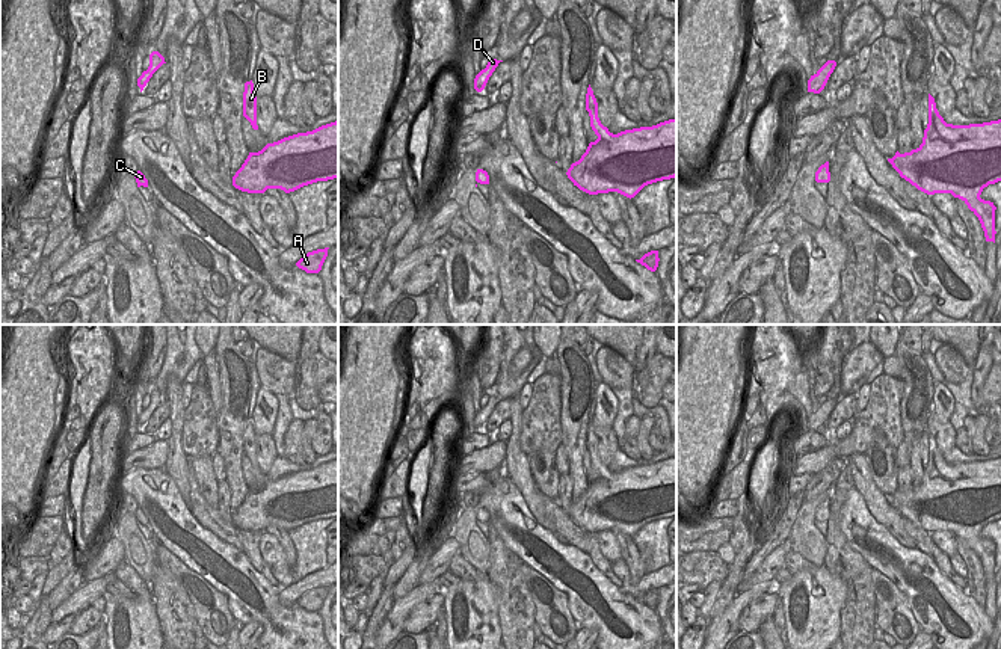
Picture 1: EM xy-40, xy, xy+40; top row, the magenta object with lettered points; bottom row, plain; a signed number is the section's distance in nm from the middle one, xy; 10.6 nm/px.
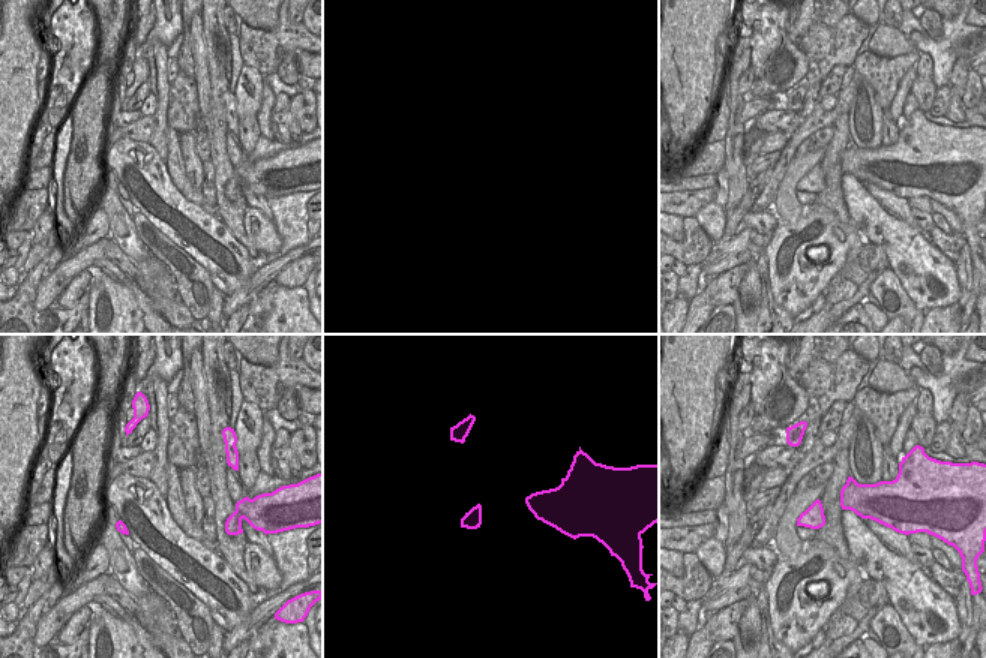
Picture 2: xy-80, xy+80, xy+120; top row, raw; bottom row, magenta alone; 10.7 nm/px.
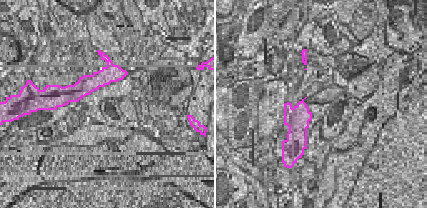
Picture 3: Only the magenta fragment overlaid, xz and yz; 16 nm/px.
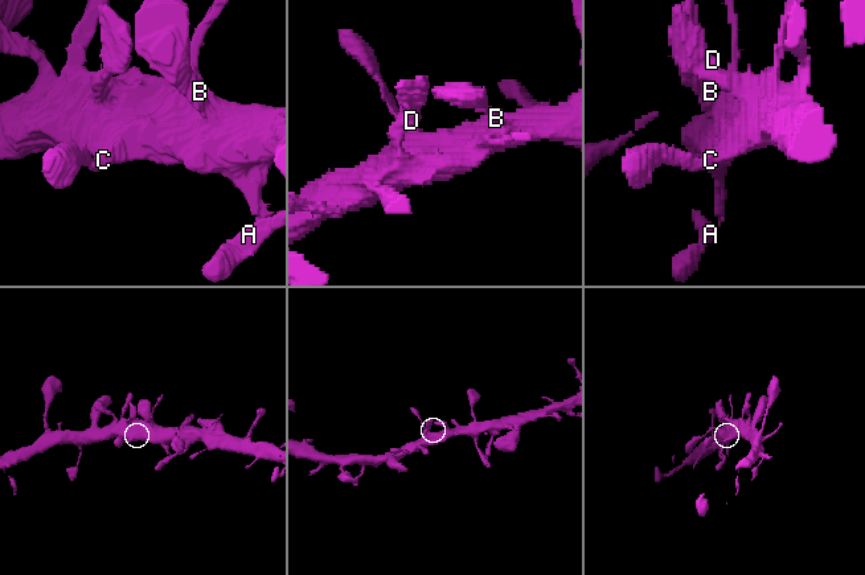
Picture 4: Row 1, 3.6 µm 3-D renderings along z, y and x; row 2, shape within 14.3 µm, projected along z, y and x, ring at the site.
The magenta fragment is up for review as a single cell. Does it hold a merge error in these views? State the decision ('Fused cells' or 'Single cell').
Single cell

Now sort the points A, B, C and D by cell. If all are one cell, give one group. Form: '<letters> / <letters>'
A B C D

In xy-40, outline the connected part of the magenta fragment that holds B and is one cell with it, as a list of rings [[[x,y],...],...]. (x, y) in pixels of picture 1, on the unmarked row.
[[[252,418],[245,421],[243,454],[251,460],[254,468],[258,468],[258,463],[257,463],[257,435],[254,430]]]

